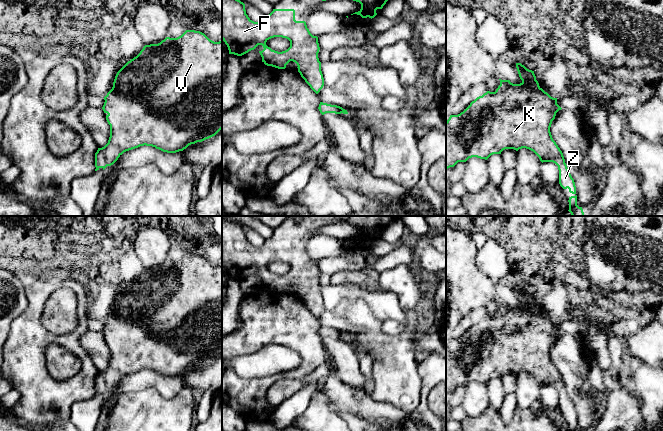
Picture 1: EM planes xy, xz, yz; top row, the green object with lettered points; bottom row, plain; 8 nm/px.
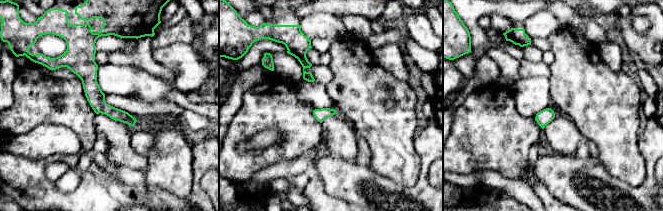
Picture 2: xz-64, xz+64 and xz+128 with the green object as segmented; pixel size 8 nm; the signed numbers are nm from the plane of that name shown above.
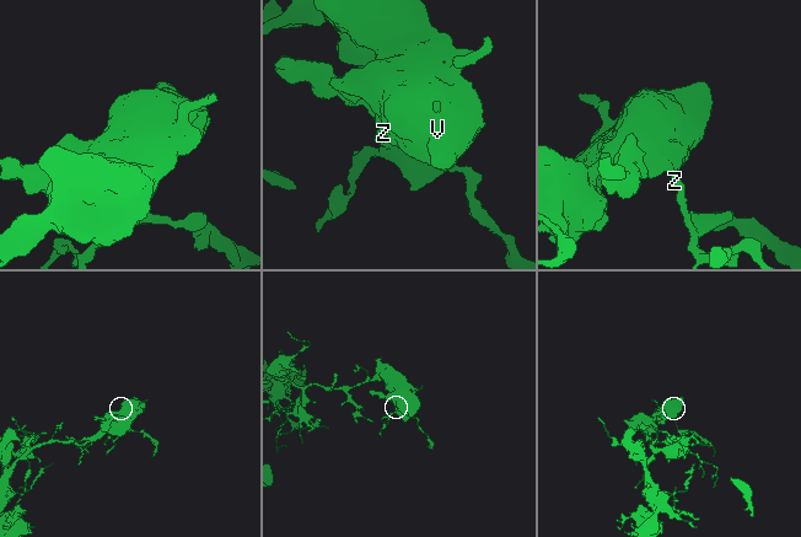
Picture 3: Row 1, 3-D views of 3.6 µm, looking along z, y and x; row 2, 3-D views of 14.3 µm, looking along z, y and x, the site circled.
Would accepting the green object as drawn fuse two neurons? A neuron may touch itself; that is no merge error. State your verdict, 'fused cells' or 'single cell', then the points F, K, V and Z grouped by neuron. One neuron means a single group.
single cell; groups F K V Z

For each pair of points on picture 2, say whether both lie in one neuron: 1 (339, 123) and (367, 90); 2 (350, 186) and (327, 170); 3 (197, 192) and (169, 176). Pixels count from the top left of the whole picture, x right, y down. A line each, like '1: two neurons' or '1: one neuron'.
1: two neurons
2: one neuron
3: two neurons

